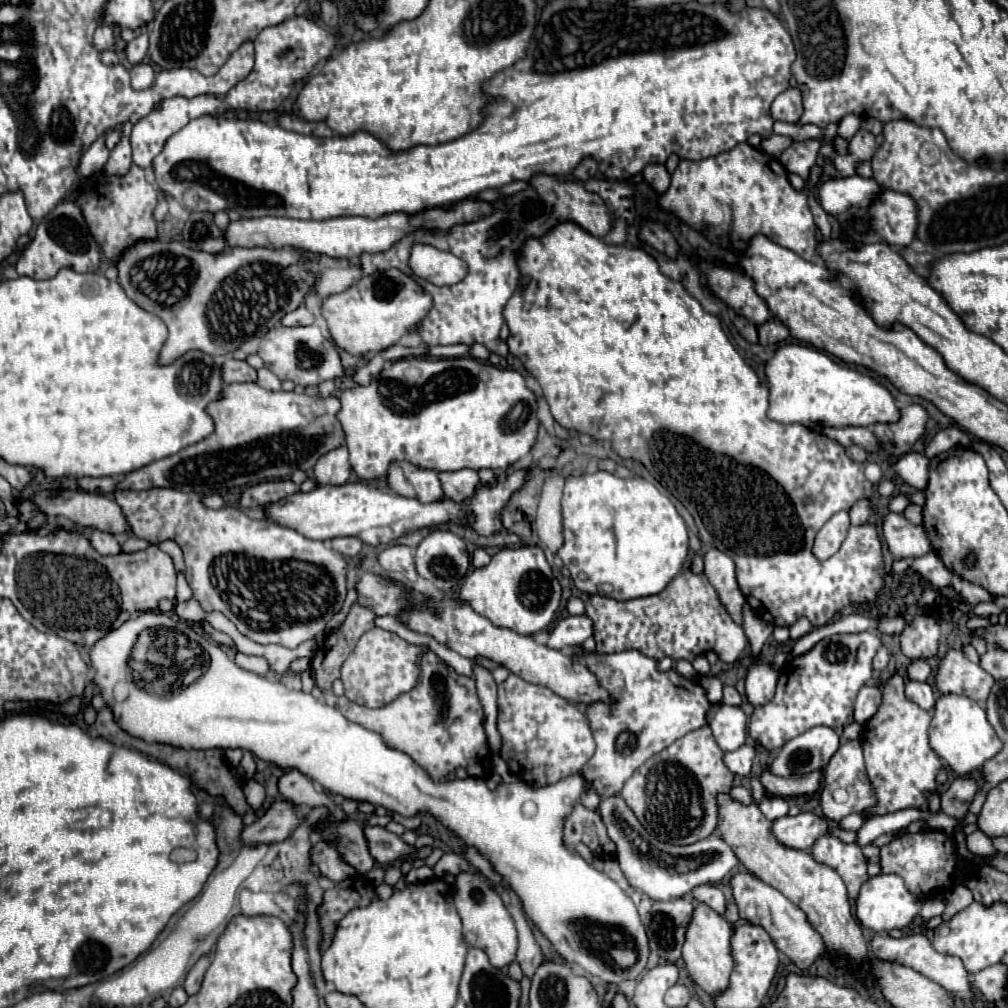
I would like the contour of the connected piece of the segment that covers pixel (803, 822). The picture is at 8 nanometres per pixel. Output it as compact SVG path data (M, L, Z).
M800 812L798 816L782 816L774 820L770 830L780 844L792 846L796 850L810 850L816 838L826 832L826 828L828 824L824 818Z

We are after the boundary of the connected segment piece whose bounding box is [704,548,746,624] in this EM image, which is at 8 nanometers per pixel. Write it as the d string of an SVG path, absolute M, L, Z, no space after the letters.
M710 548L704 554L704 576L714 586L716 594L718 594L720 602L724 604L724 608L728 610L730 618L736 624L742 624L746 598L744 598L744 594L740 594L740 588L736 584L732 558L716 548Z

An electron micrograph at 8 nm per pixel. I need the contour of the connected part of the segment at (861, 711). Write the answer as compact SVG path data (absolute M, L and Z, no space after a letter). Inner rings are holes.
M864 686L856 698L856 704L854 704L854 720L858 724L866 724L874 714L876 710L880 708L880 702L882 702L882 694L880 694L880 688L876 686Z

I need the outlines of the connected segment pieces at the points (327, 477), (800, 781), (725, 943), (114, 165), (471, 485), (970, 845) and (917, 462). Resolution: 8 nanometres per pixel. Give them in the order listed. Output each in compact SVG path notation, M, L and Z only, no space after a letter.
M340 446L328 454L324 454L316 466L314 466L314 476L316 476L316 484L318 486L342 486L348 482L350 478L350 462L348 462L348 450L346 446Z
M770 770L762 772L760 782L764 784L764 788L774 794L774 796L808 796L812 792L818 790L820 786L820 772L816 774L808 774L808 778L776 778L770 774Z
M696 904L688 930L686 930L686 942L682 948L682 958L686 962L686 970L690 974L690 978L710 996L724 990L728 986L728 978L730 972L734 970L734 960L730 954L730 936L732 936L732 928L728 926L728 922L718 916L708 904Z
M124 122L120 126L120 142L110 150L110 158L104 166L104 174L124 174L128 166L132 164L132 152L130 152L130 132L132 132L132 122Z
M458 470L458 472L440 472L438 474L444 494L456 502L466 500L474 494L478 486L478 472L476 470Z
M980 830L972 832L970 836L966 836L966 848L976 858L984 858L984 860L992 860L994 854L996 854L996 848L994 848L992 840L984 832L980 832Z
M916 452L904 454L896 462L894 468L906 484L910 484L918 490L924 490L924 486L928 484L928 458L924 454L916 454Z

